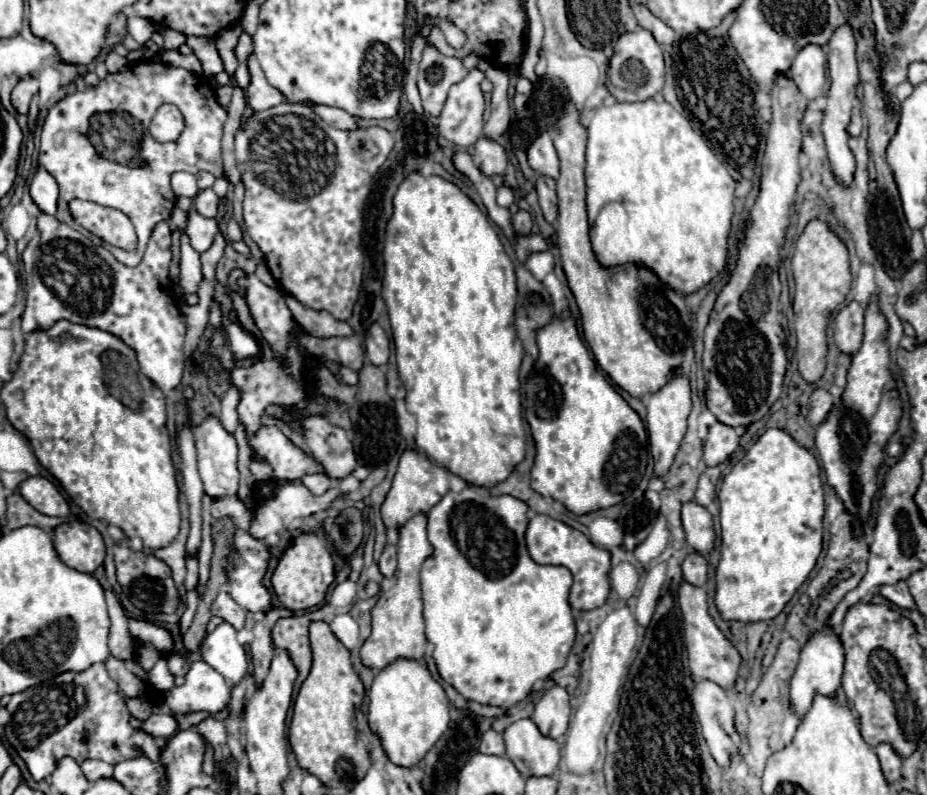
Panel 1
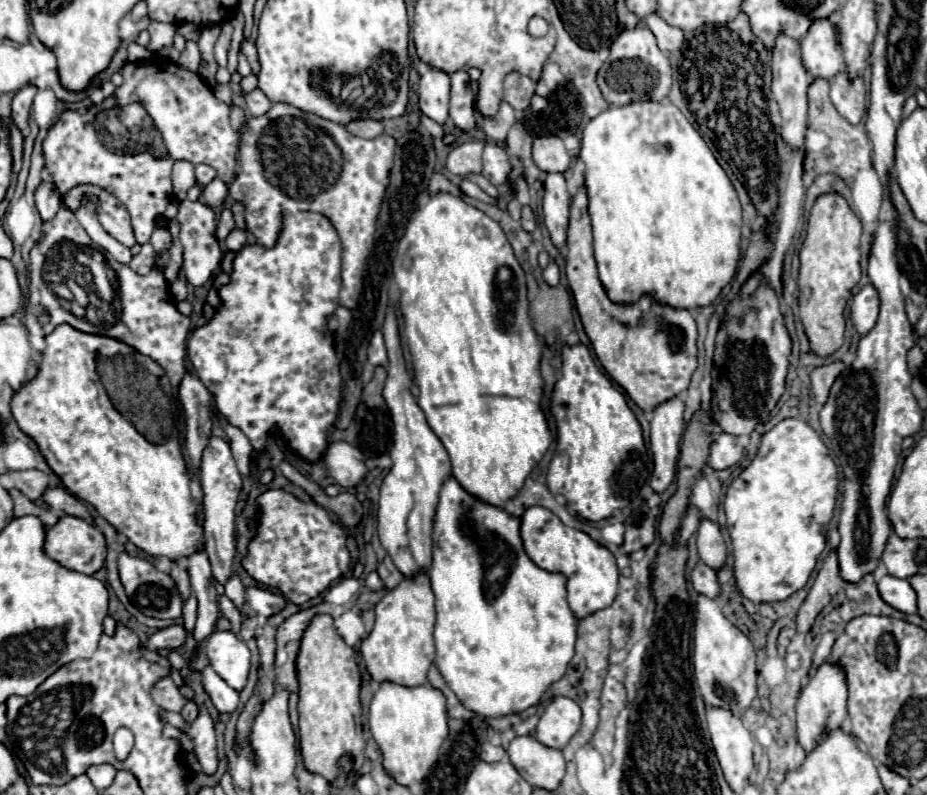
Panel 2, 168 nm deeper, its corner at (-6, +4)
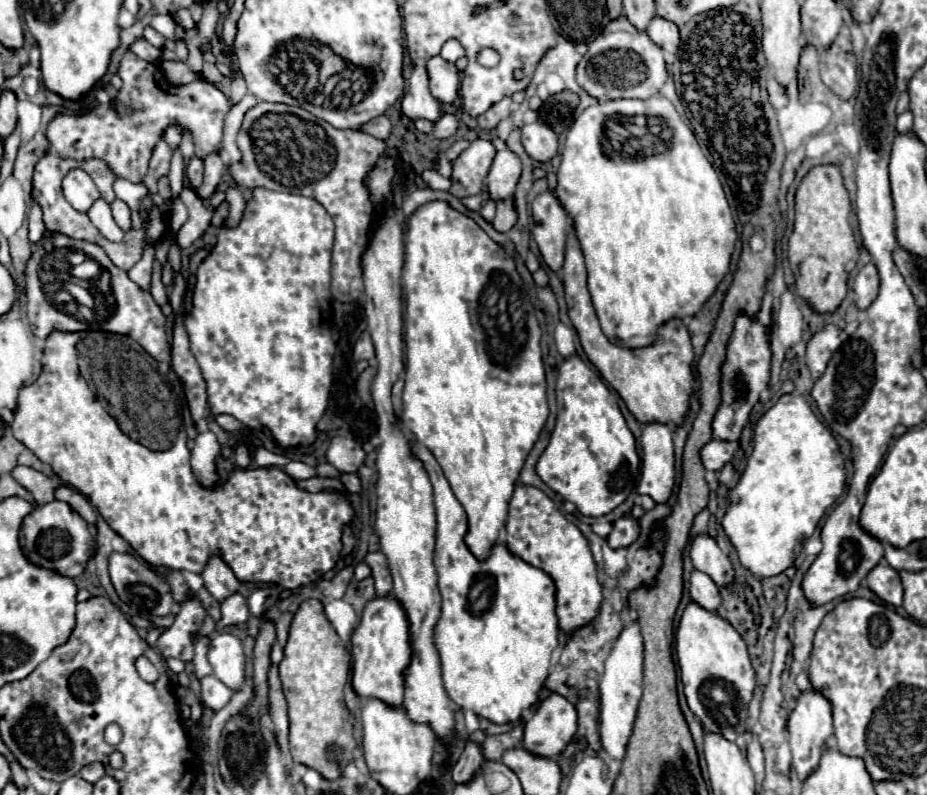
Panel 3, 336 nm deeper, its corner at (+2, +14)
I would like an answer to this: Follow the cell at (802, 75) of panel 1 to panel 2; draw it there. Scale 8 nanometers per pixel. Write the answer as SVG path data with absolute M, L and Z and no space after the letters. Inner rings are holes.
M815 20L801 40L801 54L805 68L815 78L833 78L843 68L843 54L839 48L839 32L829 20Z

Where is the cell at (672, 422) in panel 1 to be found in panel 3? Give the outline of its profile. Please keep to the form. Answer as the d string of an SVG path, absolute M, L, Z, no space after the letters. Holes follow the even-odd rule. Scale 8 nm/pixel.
M645 424L641 434L641 448L643 470L637 492L651 496L655 502L667 502L675 484L675 458L669 424Z

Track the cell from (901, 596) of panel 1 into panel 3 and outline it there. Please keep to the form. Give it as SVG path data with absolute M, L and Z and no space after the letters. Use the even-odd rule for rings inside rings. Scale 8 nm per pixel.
M879 562L869 574L867 574L867 586L885 602L891 606L903 604L903 586L899 572L891 568L885 562Z

